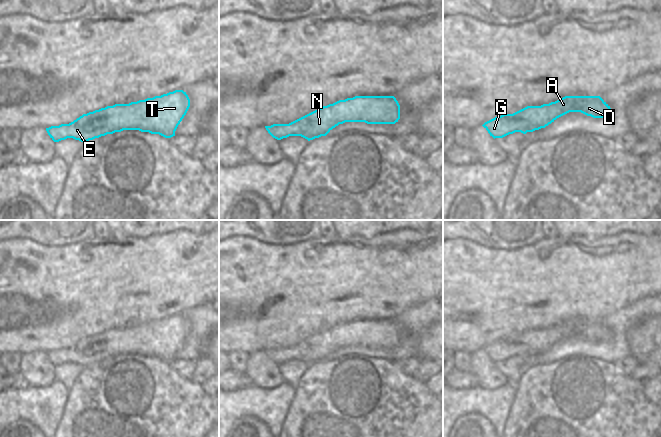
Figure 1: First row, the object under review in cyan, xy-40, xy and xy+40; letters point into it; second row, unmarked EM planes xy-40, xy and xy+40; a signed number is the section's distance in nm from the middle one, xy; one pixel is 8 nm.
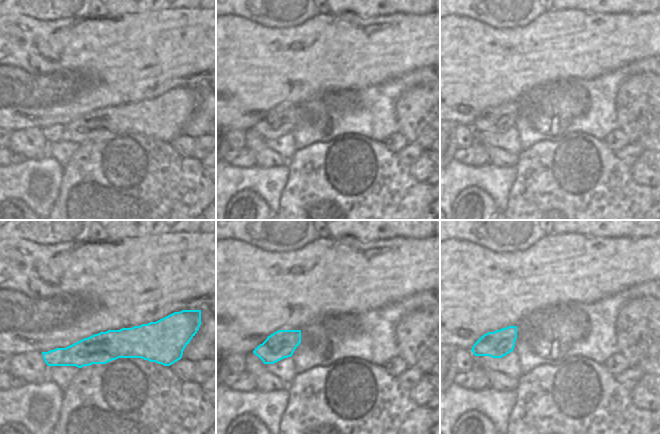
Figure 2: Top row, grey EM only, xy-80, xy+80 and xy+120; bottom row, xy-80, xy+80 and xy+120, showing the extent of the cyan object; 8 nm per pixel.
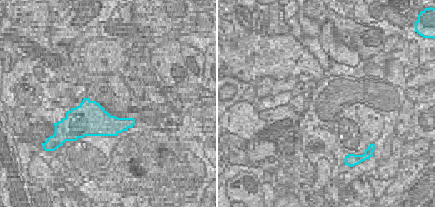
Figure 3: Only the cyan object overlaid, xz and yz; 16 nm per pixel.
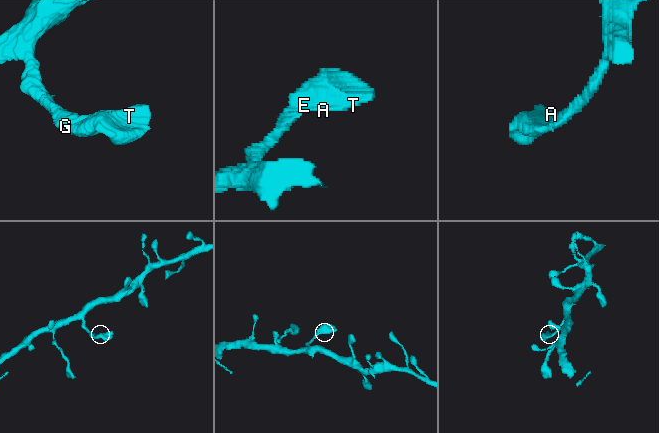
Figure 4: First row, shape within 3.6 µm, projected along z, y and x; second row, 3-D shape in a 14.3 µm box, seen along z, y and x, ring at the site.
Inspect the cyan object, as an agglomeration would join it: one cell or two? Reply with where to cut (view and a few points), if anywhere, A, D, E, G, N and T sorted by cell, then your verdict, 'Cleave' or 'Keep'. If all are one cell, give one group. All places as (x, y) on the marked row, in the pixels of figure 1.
No split. Groups: A D E G N T. Keep

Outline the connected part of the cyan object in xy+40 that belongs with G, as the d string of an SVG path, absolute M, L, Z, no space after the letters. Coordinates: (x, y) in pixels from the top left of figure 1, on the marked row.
M565 96L549 104L527 106L513 114L497 116L482 126L494 139L503 138L515 132L526 134L545 128L569 112L581 112L593 118L612 115L612 109L600 96Z

